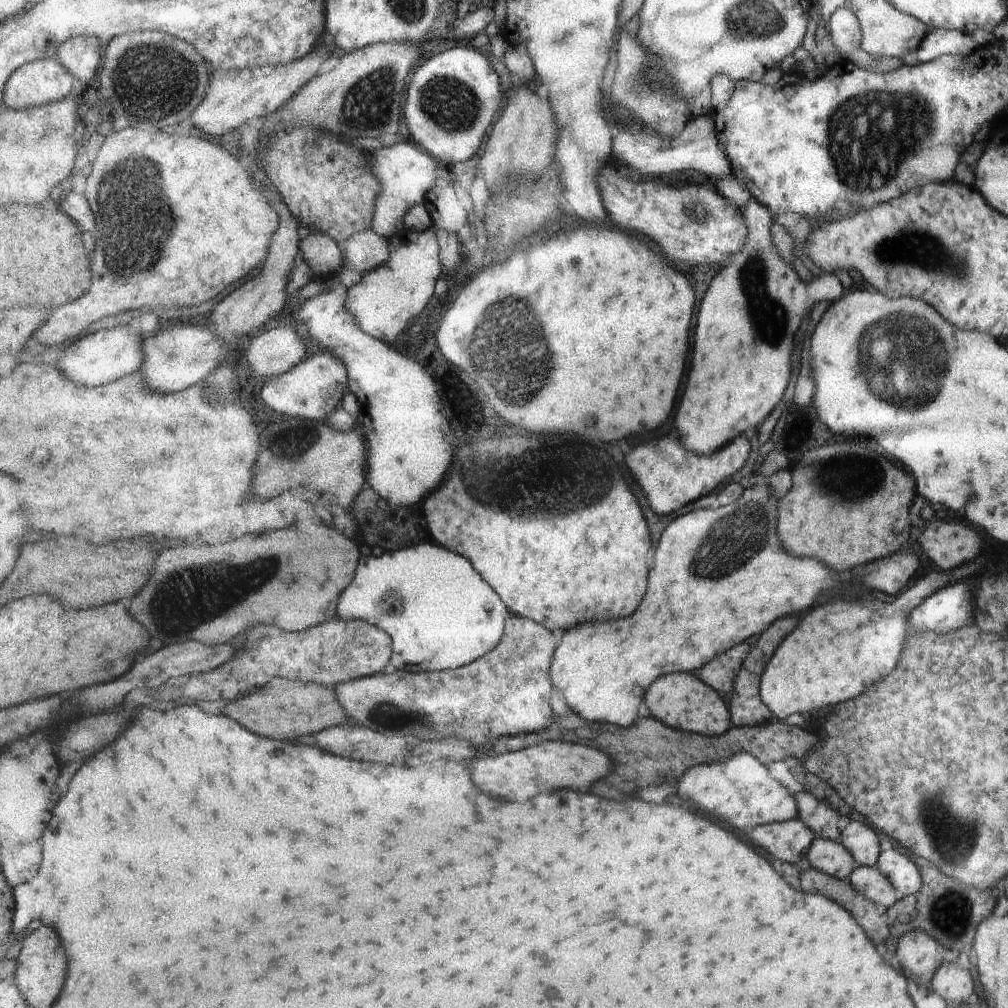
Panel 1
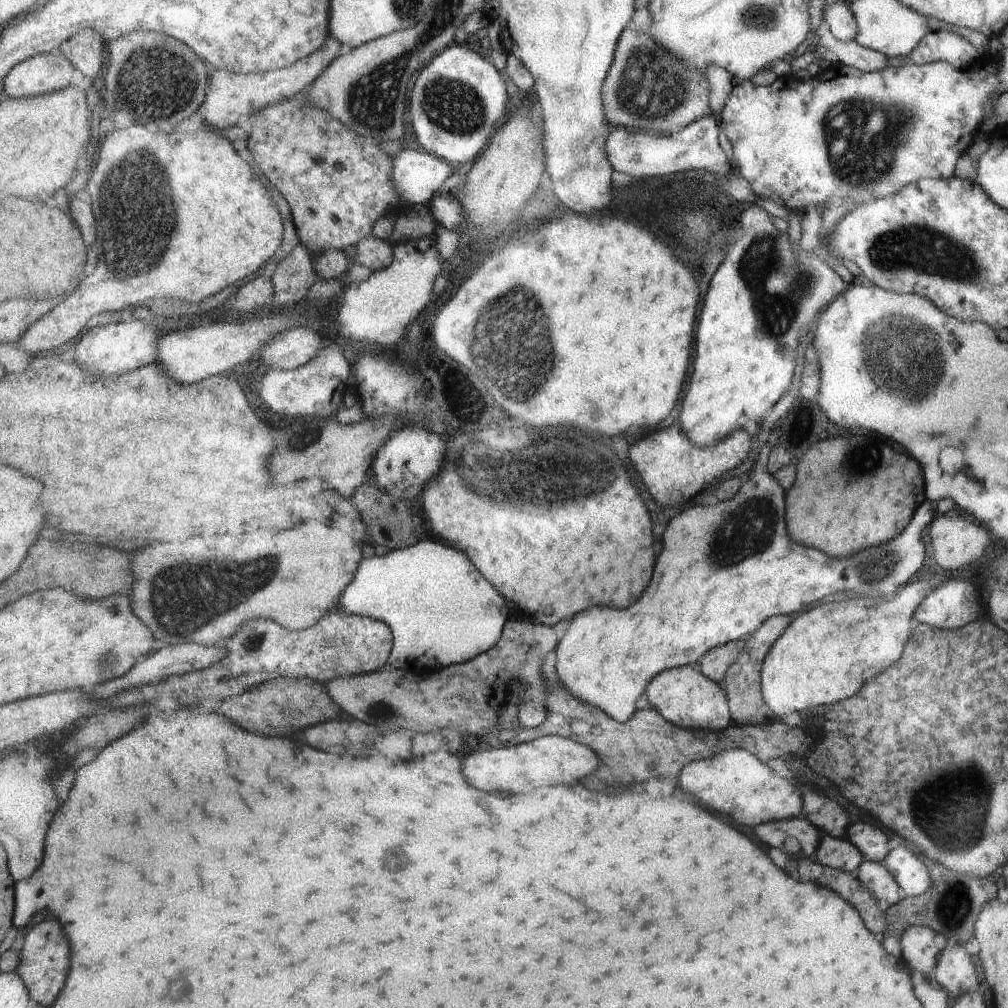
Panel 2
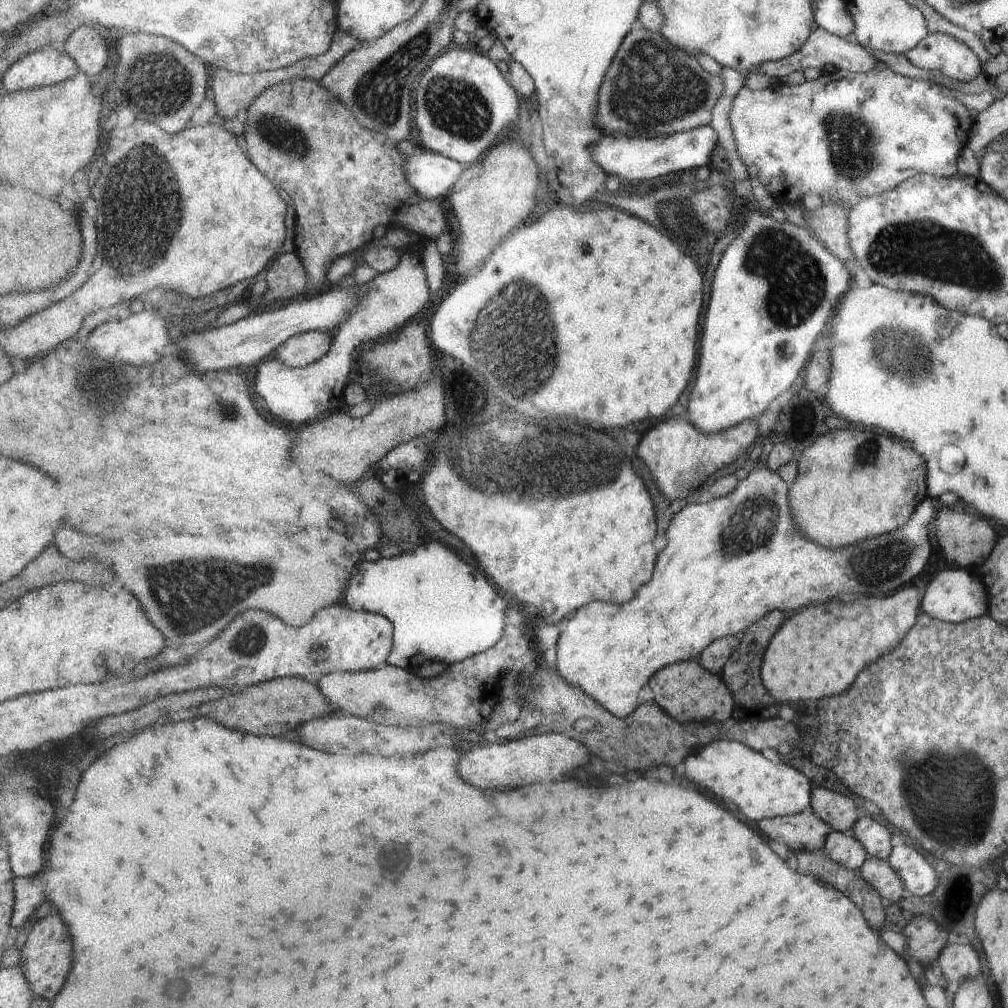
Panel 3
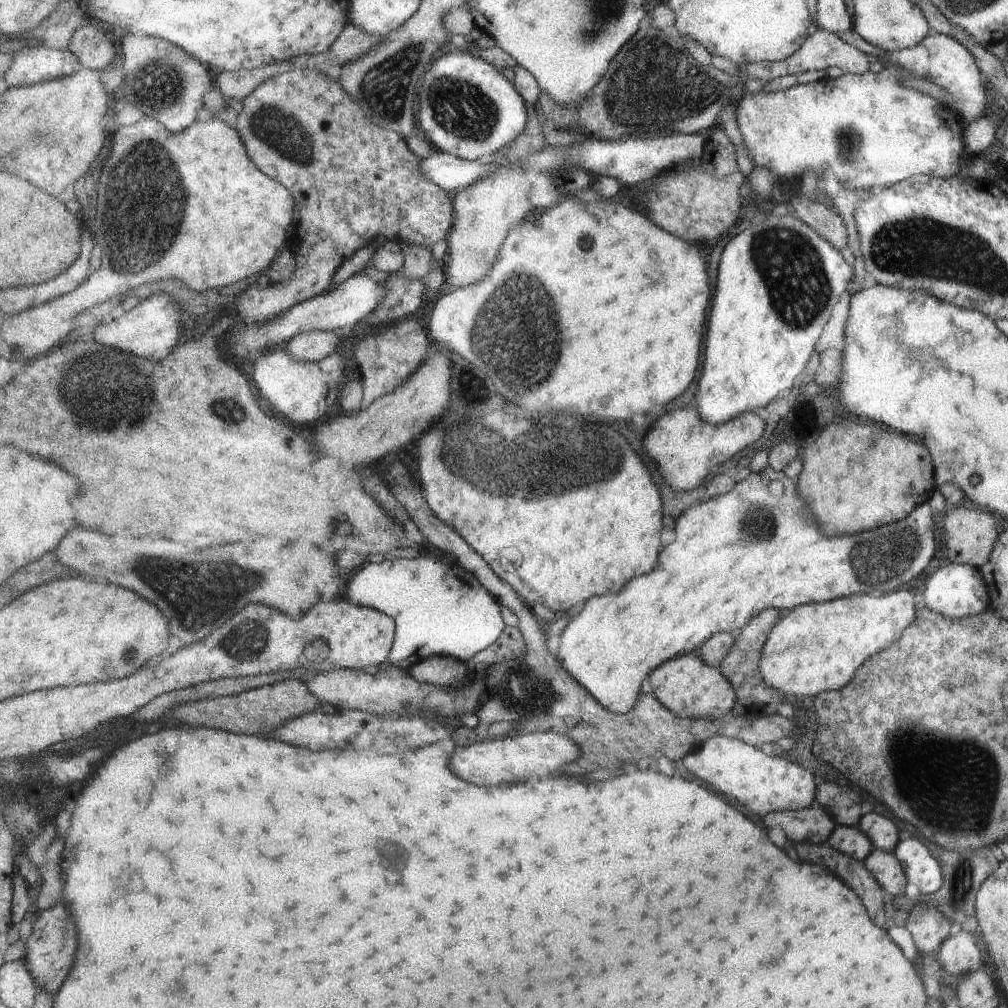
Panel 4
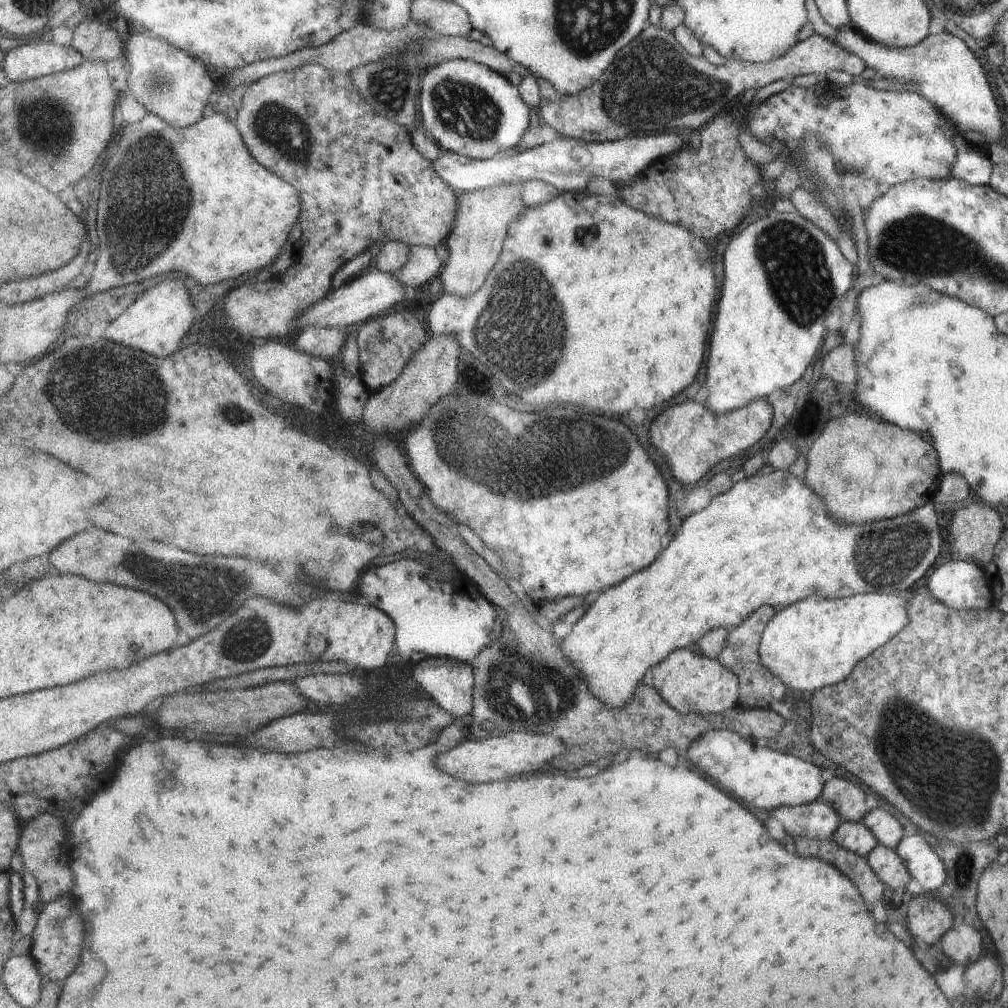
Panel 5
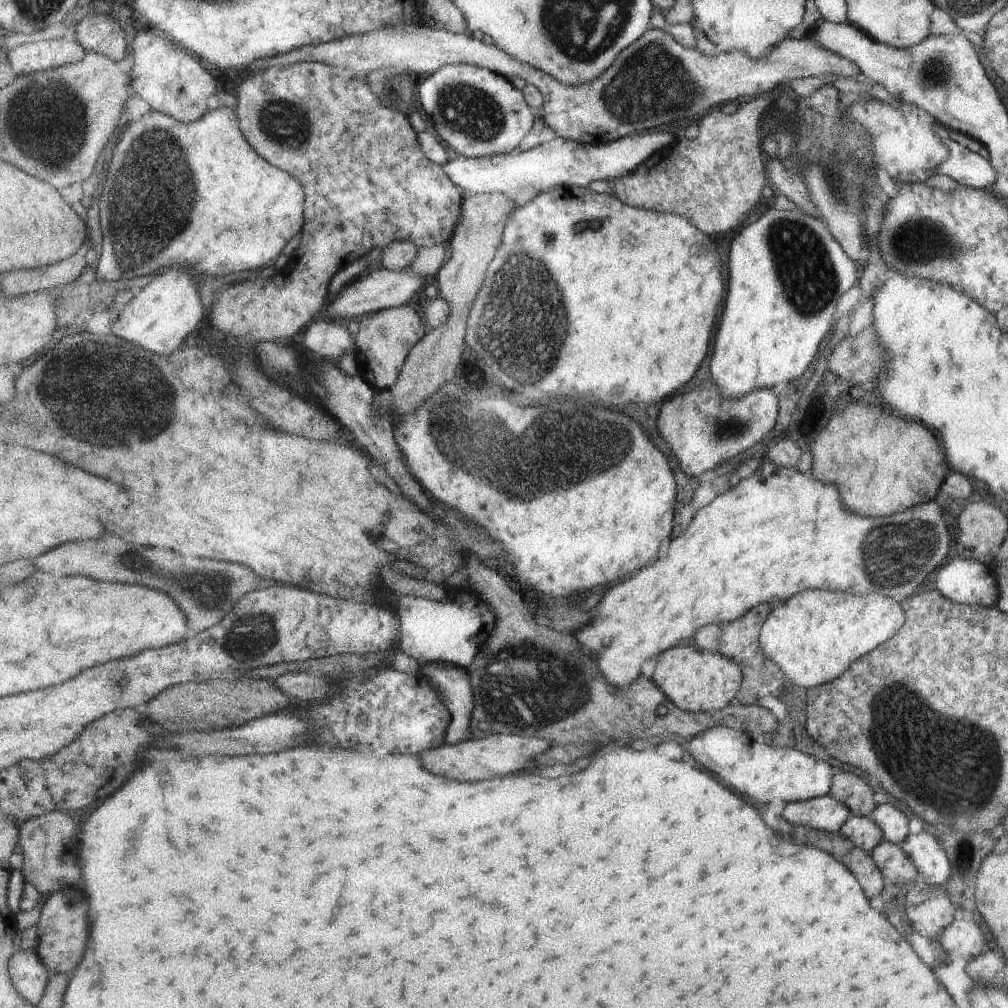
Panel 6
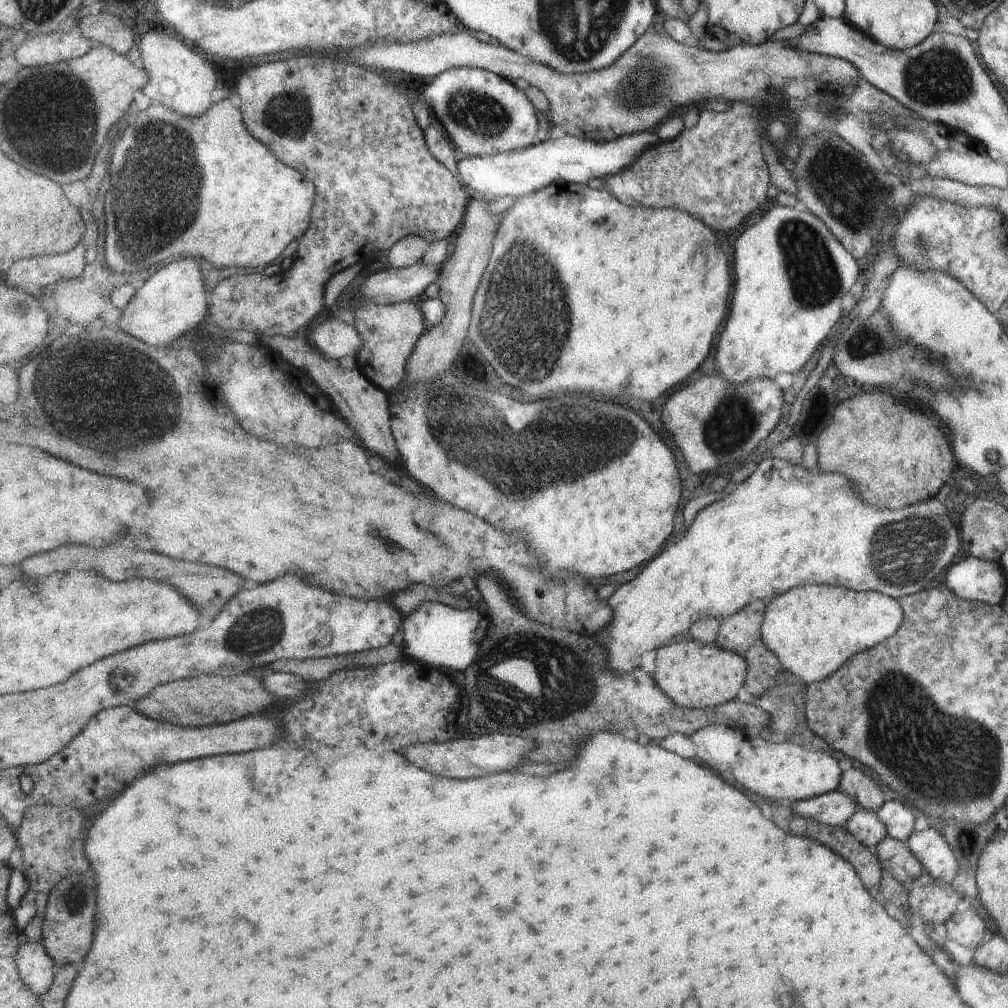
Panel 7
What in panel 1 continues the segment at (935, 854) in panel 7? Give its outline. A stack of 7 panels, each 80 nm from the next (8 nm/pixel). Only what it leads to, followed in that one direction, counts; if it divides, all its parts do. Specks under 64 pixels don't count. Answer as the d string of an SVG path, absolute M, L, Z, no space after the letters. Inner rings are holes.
M892 848L880 852L874 865L879 874L895 888L898 897L907 897L921 890L921 876L917 866Z

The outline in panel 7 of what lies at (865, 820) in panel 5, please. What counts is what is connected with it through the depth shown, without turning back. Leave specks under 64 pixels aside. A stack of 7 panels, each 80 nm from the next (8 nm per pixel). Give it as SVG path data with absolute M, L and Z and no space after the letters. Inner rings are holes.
M885 801L875 814L884 824L887 837L904 843L913 832L913 814L897 801Z

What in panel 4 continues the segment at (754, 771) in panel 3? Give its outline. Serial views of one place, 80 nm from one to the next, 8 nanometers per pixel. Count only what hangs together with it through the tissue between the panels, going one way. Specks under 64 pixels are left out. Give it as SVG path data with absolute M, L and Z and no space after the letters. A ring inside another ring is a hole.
M717 735L705 741L696 752L688 754L681 763L695 778L713 786L713 790L733 796L733 800L737 798L739 806L755 816L806 809L814 801L816 784L809 771L775 755L765 756L761 749L742 743L741 739Z

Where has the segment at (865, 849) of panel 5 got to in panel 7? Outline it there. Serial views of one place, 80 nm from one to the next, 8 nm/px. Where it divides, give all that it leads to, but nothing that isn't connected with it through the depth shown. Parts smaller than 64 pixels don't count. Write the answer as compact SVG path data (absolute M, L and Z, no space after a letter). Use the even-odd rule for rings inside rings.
M857 808L843 828L870 850L886 837L884 824L876 817L875 812L861 808Z

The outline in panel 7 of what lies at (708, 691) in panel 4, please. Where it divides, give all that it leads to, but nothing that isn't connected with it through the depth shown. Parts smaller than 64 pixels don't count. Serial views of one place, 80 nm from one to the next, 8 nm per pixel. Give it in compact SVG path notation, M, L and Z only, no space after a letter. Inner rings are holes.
M692 639L691 642L678 640L660 648L656 654L653 678L660 682L665 694L680 707L704 709L715 708L735 699L744 684L746 672L747 660L743 656Z

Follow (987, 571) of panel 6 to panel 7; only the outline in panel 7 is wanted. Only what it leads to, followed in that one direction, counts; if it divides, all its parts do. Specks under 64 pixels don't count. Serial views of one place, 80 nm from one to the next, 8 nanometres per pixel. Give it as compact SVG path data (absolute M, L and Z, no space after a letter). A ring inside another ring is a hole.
M960 556L959 562L949 564L942 582L957 598L1000 605L1006 584L996 562L987 562L972 556Z

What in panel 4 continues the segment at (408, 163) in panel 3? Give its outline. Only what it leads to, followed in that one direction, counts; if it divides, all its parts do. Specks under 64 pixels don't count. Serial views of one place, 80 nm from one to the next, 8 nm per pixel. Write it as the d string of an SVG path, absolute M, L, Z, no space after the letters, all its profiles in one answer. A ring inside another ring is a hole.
M436 149L426 159L420 160L424 176L451 195L492 173L495 167L498 167L497 164L479 165L476 161L468 161Z

